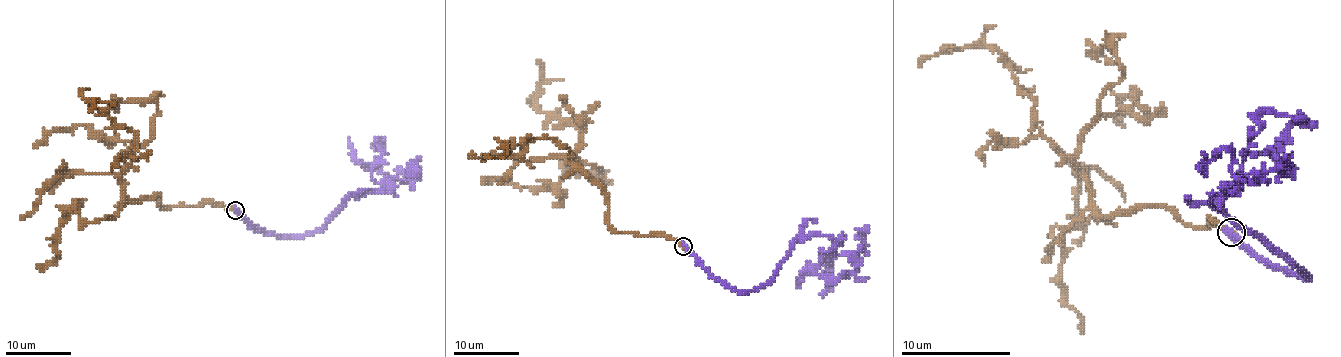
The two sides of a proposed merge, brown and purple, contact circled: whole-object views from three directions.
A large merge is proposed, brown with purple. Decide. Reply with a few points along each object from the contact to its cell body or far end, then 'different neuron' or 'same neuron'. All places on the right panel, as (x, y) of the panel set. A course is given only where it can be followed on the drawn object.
course brown (1232, 231), (1163, 207), (1102, 215), (1001, 53), (954, 47), (918, 66); course purple (1232, 231), (1309, 275), (1215, 207), (1248, 176), (1284, 174), (1281, 132), (1300, 110); different neuron

